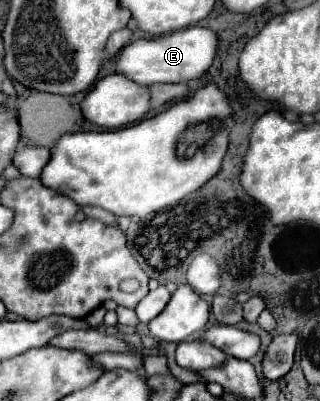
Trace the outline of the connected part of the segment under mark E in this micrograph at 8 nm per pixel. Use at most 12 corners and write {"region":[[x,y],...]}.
{"region":[[192,26],[136,40],[114,58],[146,86],[198,80],[218,34]]}

